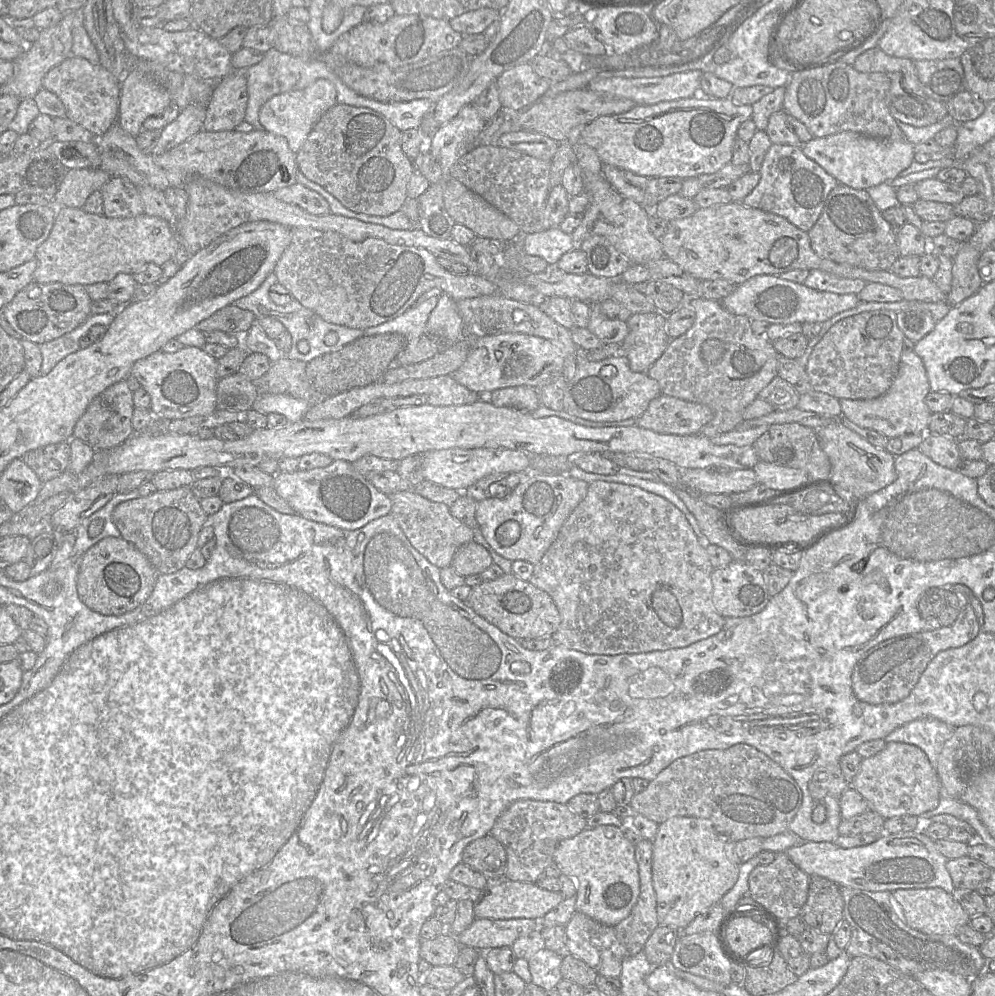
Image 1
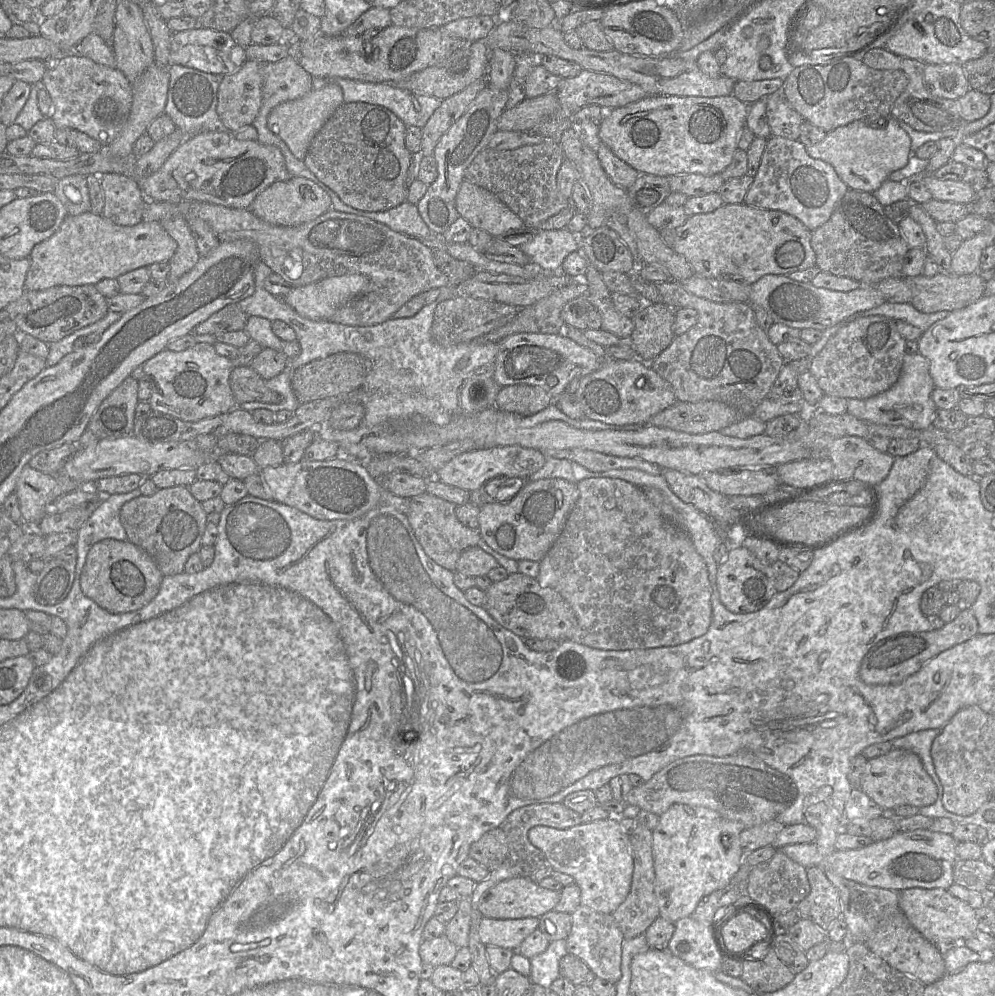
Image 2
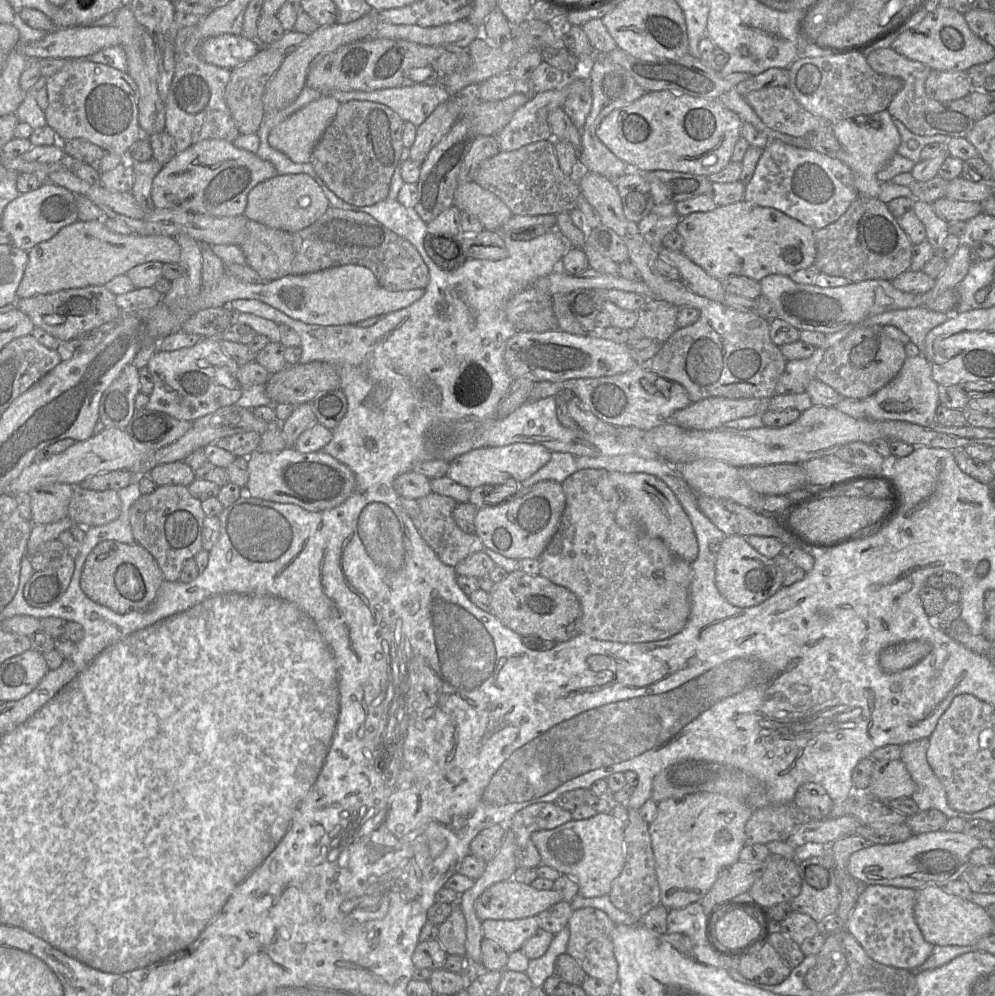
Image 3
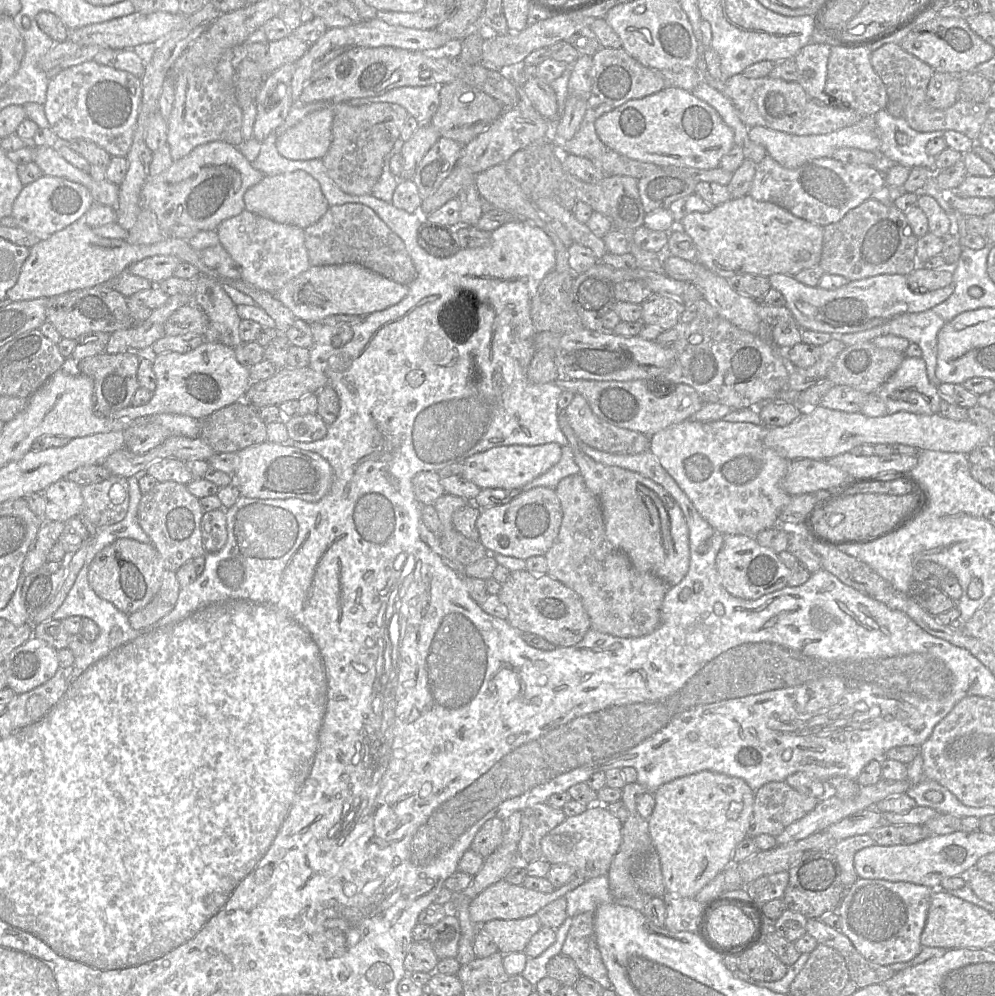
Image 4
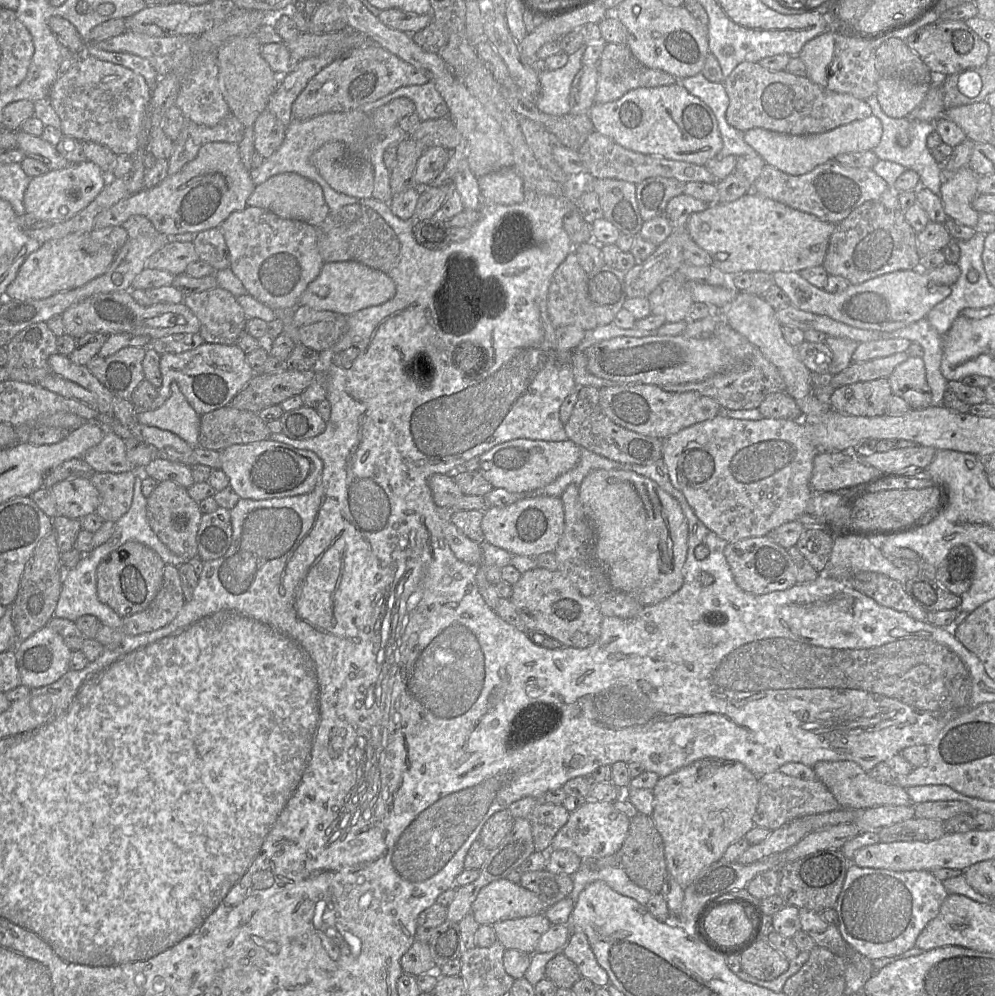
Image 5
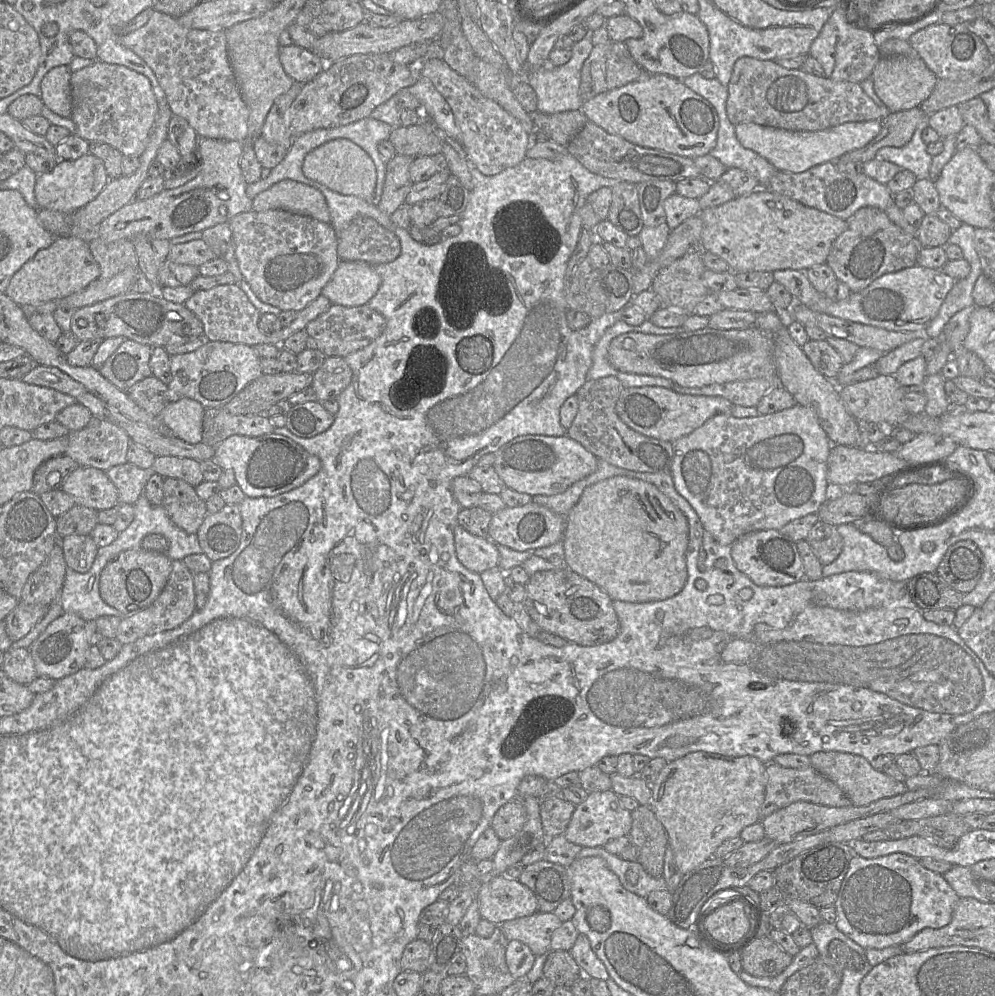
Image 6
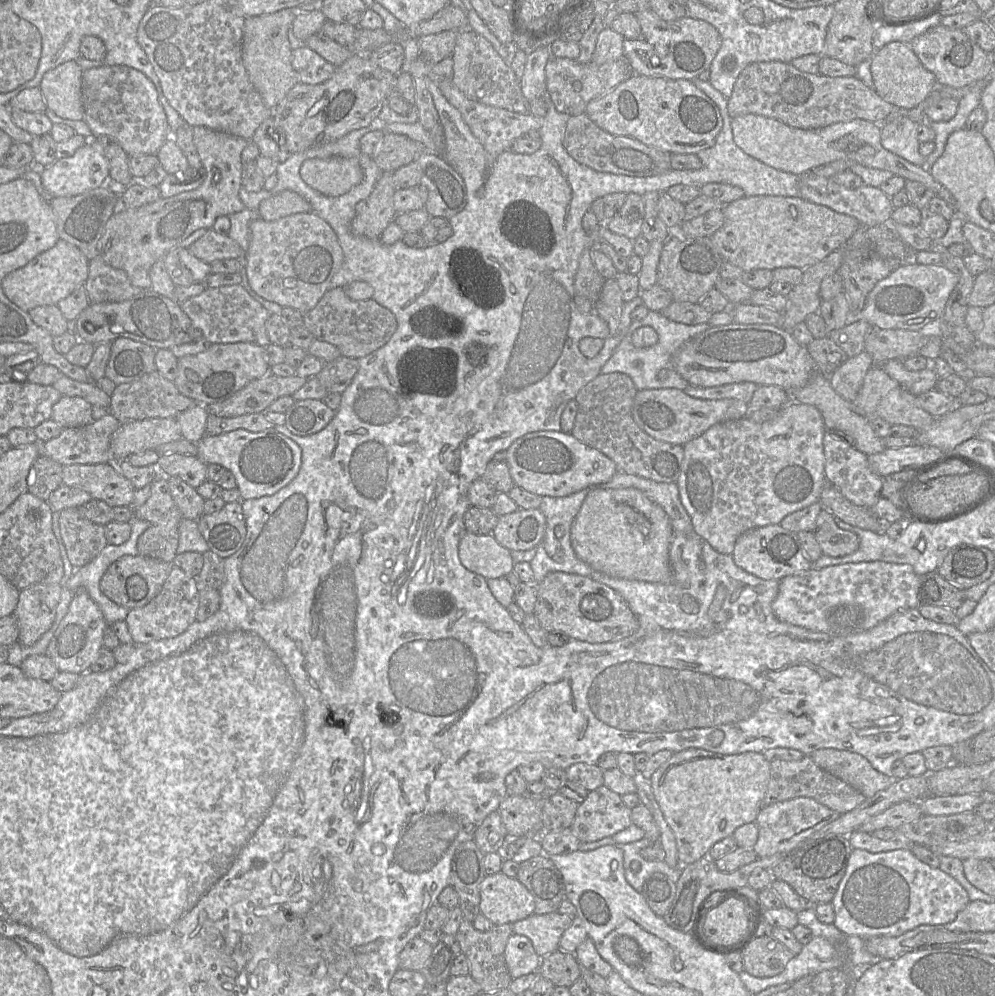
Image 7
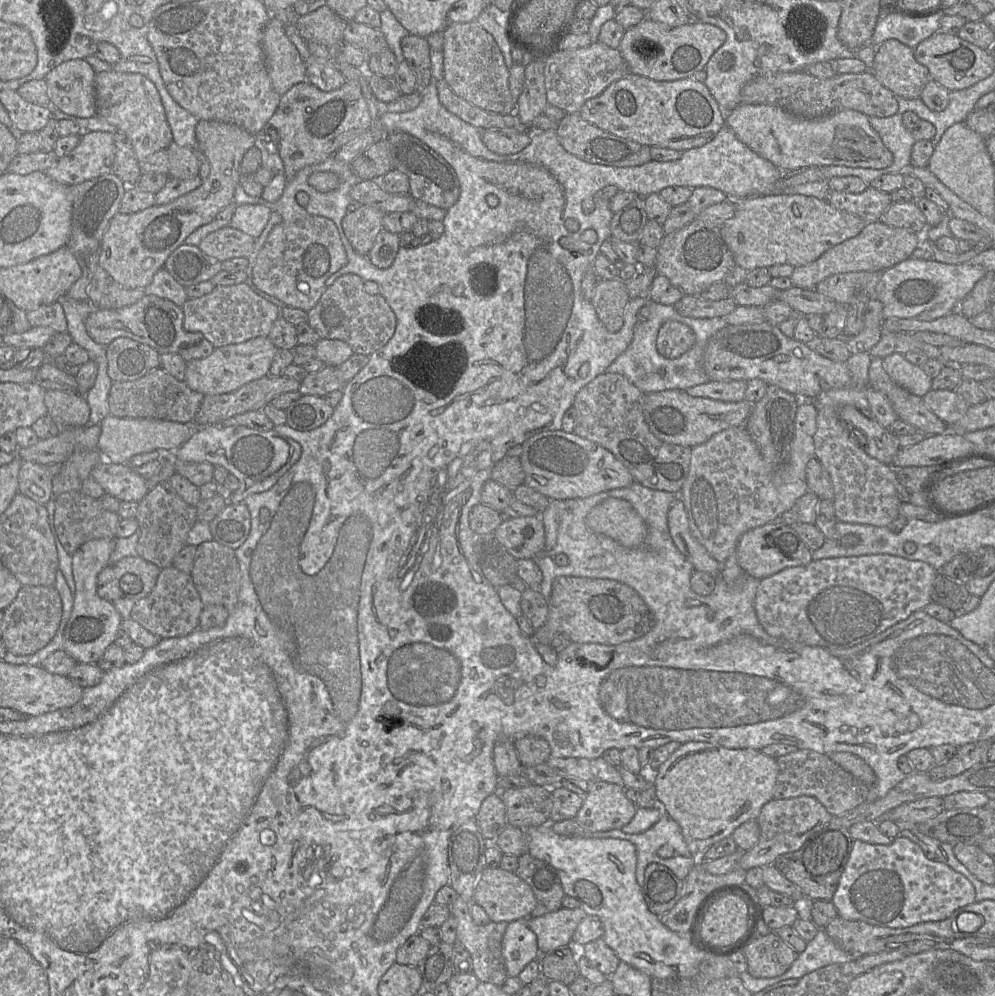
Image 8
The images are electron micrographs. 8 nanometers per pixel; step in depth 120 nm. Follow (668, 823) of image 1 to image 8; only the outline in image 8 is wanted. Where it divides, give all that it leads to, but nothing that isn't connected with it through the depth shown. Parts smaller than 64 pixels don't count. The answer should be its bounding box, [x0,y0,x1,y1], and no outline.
[654,741,779,855]

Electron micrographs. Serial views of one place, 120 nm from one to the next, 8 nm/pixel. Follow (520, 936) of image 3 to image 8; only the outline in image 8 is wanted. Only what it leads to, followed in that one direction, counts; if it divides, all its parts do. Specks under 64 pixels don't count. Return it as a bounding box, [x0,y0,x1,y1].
[527,907,586,955]

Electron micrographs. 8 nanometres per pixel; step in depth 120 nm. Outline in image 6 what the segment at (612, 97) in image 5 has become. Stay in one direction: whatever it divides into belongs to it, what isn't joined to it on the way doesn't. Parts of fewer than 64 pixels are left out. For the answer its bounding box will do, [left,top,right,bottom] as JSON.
[606,42,651,90]

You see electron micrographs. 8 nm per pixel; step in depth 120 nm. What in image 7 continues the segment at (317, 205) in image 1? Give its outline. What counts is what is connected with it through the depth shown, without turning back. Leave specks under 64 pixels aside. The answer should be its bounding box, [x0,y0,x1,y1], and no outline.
[257,190,311,221]

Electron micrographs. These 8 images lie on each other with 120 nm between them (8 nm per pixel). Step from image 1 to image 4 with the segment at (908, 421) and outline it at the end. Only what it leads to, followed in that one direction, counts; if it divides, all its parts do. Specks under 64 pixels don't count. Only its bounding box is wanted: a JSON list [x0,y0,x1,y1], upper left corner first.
[877,356,941,415]

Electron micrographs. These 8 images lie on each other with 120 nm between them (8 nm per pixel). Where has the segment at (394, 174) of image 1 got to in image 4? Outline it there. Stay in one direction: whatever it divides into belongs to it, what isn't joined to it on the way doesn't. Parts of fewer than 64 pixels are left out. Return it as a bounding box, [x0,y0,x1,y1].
[322,102,409,196]

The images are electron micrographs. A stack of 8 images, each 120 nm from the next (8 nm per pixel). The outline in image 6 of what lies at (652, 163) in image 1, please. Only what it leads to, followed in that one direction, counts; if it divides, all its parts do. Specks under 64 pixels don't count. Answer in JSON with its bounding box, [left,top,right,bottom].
[582,74,719,159]

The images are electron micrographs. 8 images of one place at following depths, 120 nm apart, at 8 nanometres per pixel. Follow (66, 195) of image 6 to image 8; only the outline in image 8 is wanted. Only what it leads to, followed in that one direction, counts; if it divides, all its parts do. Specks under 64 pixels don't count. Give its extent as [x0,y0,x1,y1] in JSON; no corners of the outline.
[44,132,114,186]

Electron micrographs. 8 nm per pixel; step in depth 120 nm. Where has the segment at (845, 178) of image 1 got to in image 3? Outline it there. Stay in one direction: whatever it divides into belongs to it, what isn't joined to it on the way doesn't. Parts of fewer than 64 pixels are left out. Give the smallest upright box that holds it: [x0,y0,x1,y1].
[832,109,901,198]

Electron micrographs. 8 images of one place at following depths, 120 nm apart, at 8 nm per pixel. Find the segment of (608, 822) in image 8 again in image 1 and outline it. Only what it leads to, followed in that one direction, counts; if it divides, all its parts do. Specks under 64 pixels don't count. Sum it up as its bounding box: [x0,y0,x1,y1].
[553,823,640,927]

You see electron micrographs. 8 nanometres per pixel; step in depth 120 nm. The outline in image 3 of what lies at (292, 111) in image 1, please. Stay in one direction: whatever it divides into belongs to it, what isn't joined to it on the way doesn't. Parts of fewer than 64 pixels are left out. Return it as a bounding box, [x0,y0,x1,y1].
[268,96,340,163]

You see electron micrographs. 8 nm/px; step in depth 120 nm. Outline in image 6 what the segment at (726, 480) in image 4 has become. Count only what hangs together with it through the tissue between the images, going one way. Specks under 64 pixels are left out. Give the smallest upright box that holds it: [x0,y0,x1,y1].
[670,405,832,546]

